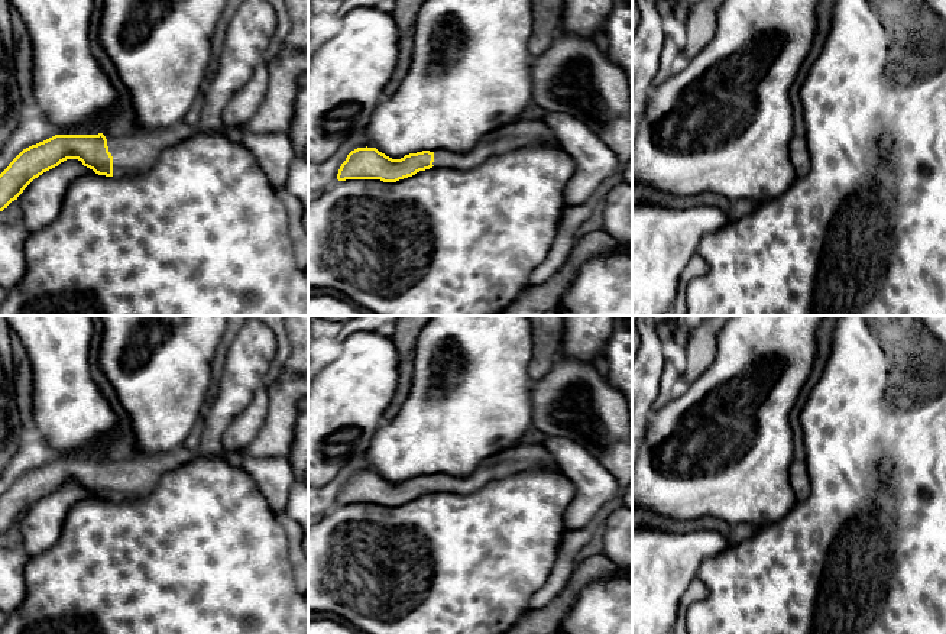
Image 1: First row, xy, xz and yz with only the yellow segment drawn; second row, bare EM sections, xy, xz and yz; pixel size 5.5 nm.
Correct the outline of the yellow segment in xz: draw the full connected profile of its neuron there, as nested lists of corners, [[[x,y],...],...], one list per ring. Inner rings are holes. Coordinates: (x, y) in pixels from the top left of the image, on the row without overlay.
[[[521,444],[506,449],[485,460],[474,473],[456,478],[451,475],[422,475],[392,483],[376,472],[357,472],[341,488],[337,504],[380,504],[396,507],[430,492],[470,495],[492,481],[538,468],[558,469],[551,452],[544,444]]]

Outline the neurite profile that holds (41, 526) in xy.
[[[67,483],[35,502],[17,521],[29,557],[49,550],[59,540],[69,510],[85,498],[94,496],[78,483]]]

